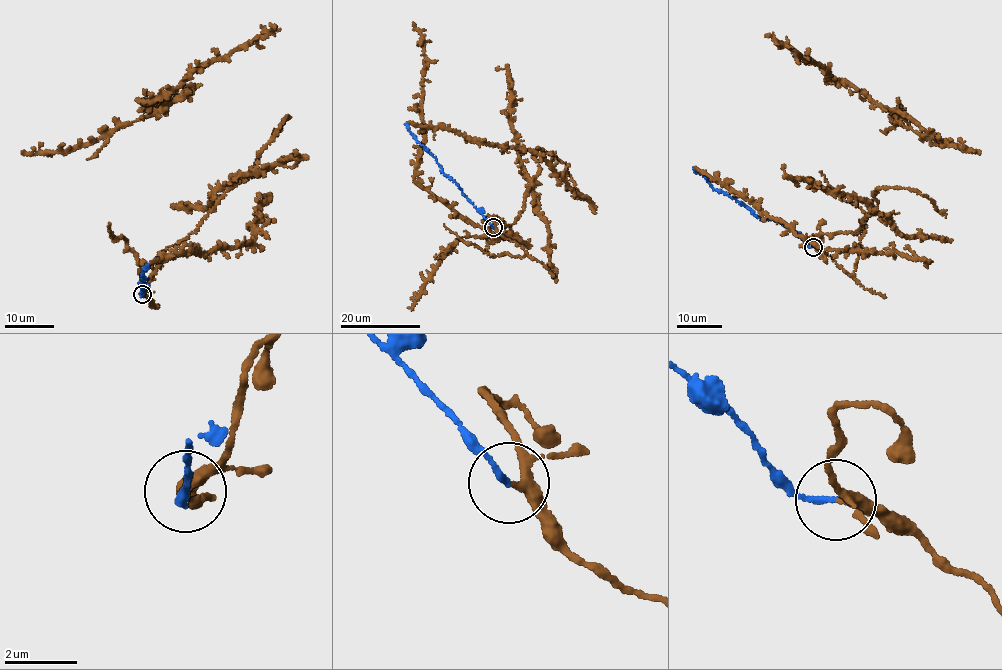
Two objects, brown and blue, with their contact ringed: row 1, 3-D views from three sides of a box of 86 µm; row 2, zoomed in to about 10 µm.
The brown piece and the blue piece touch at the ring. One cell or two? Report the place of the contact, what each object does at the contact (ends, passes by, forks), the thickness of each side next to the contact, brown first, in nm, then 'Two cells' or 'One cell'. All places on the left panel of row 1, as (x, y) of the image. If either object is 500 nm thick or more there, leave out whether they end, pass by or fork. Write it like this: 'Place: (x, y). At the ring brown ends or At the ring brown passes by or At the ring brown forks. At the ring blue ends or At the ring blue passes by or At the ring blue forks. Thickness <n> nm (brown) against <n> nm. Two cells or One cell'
Place: (142, 294). At the ring brown passes by. At the ring blue ends. Thickness 200 nm (brown) against 150 nm. One cell

